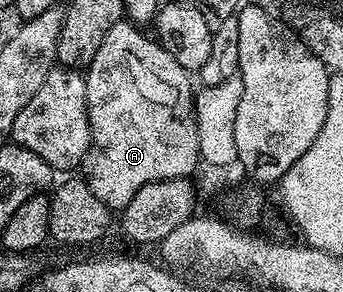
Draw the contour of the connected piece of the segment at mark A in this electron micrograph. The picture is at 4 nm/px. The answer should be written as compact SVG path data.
M123 21L112 25L112 29L108 29L108 33L104 37L104 41L100 41L100 49L96 49L96 57L92 57L89 67L85 68L86 77L86 108L88 109L88 121L90 122L90 148L86 154L86 162L84 164L84 181L92 189L92 193L96 193L96 197L100 197L100 201L104 201L104 205L111 209L121 209L128 205L128 201L132 201L132 197L136 197L136 193L140 193L140 189L144 189L144 185L152 185L152 181L164 181L165 179L184 179L193 176L193 171L200 167L198 157L198 131L194 128L192 115L192 90L190 91L191 76L180 65L180 61L176 61L176 57L172 57L172 53L168 53L163 49L162 44L157 38L145 35L145 30L139 29L135 24L129 21Z

